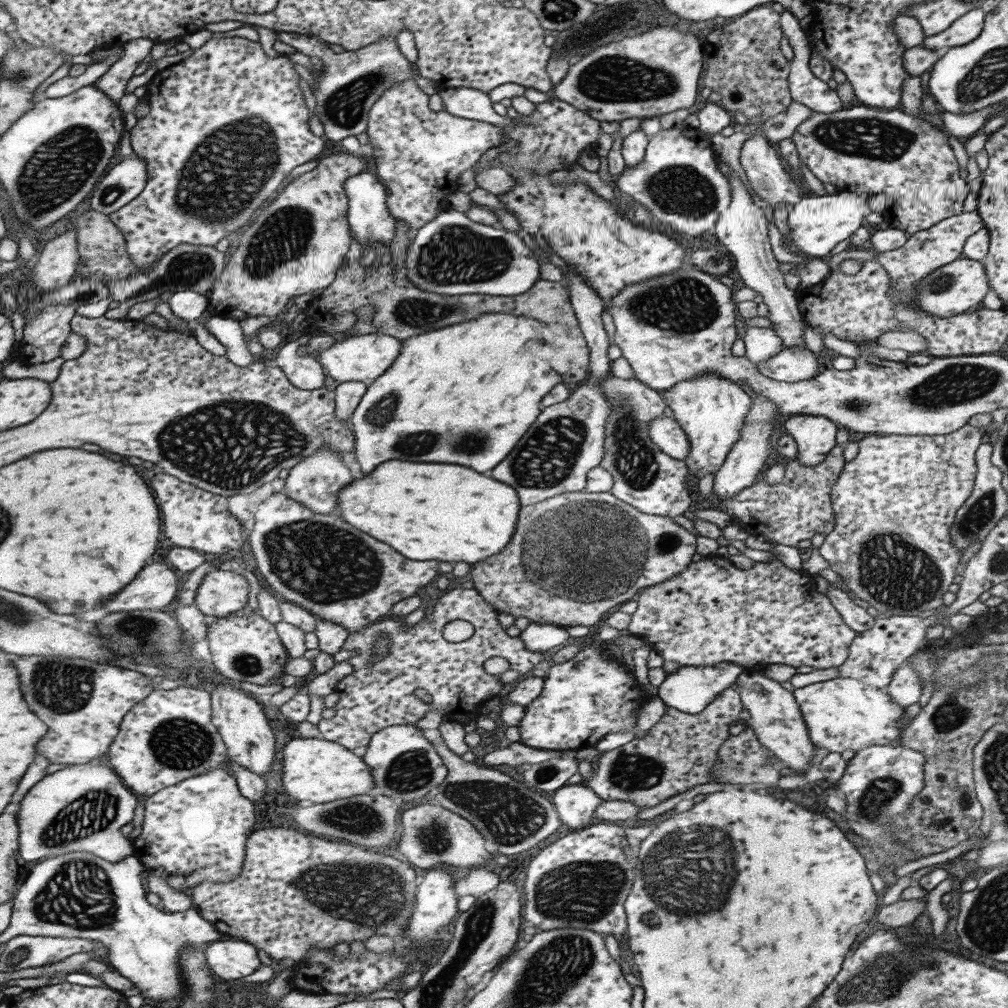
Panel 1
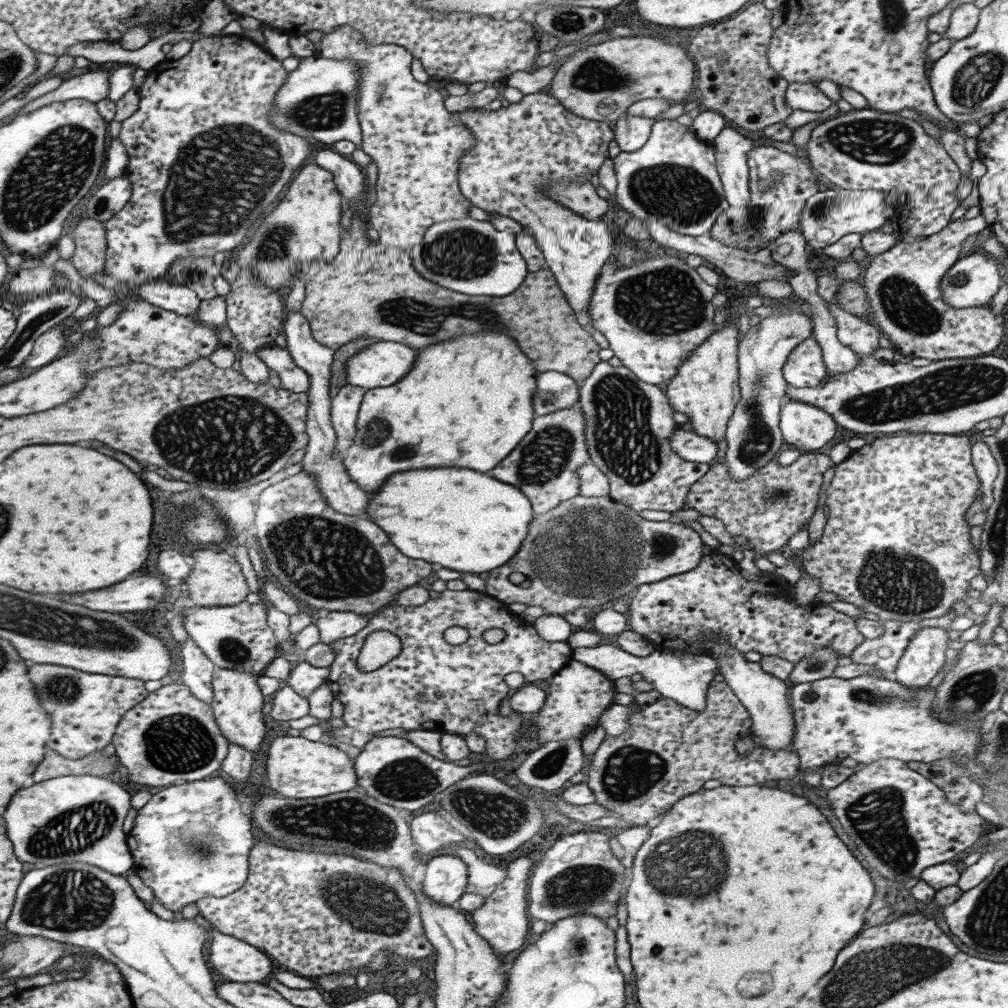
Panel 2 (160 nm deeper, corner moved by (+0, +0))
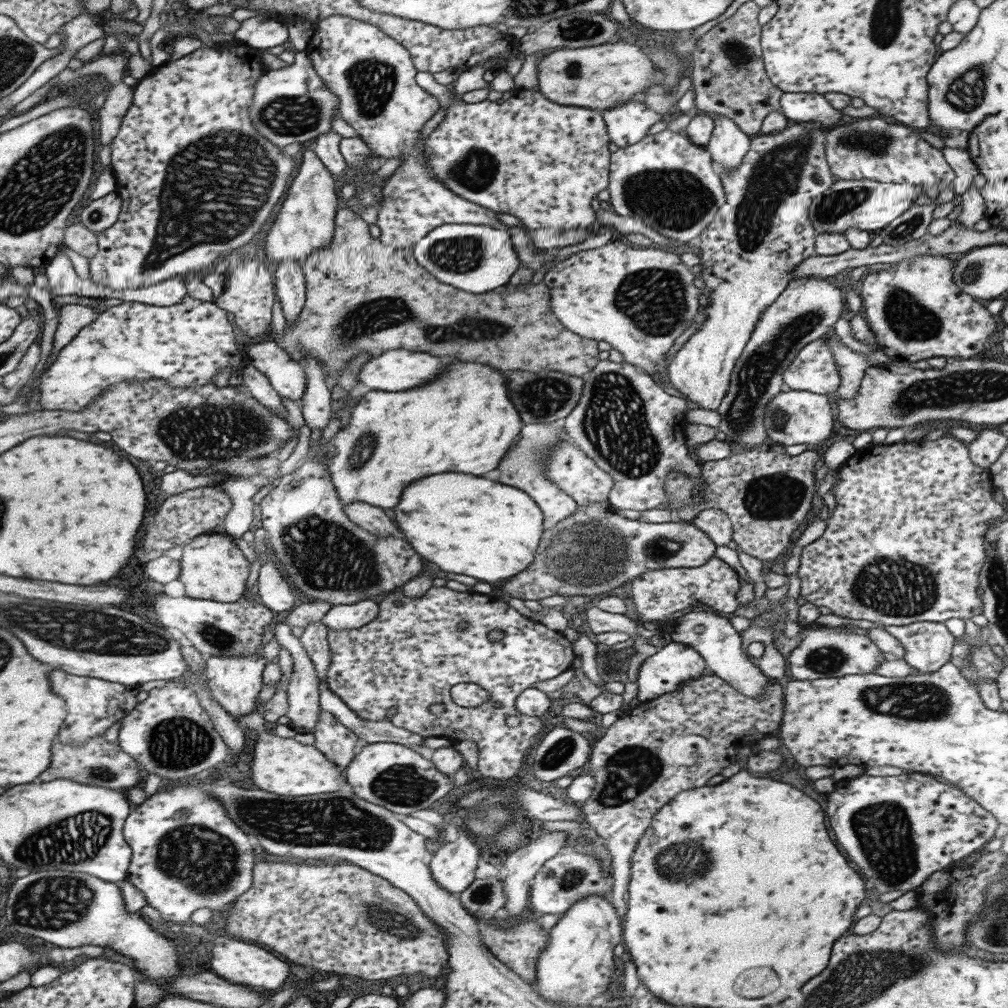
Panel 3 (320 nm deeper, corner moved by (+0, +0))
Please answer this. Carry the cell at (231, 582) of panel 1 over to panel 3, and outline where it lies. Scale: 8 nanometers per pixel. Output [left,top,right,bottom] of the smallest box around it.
[178,532,250,603]

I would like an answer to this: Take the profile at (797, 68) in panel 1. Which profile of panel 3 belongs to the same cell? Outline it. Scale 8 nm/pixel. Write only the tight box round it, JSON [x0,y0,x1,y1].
[780,93,841,128]

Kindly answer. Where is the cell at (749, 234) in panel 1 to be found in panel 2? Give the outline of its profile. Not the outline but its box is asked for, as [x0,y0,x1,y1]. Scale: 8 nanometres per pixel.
[711,125,756,211]

